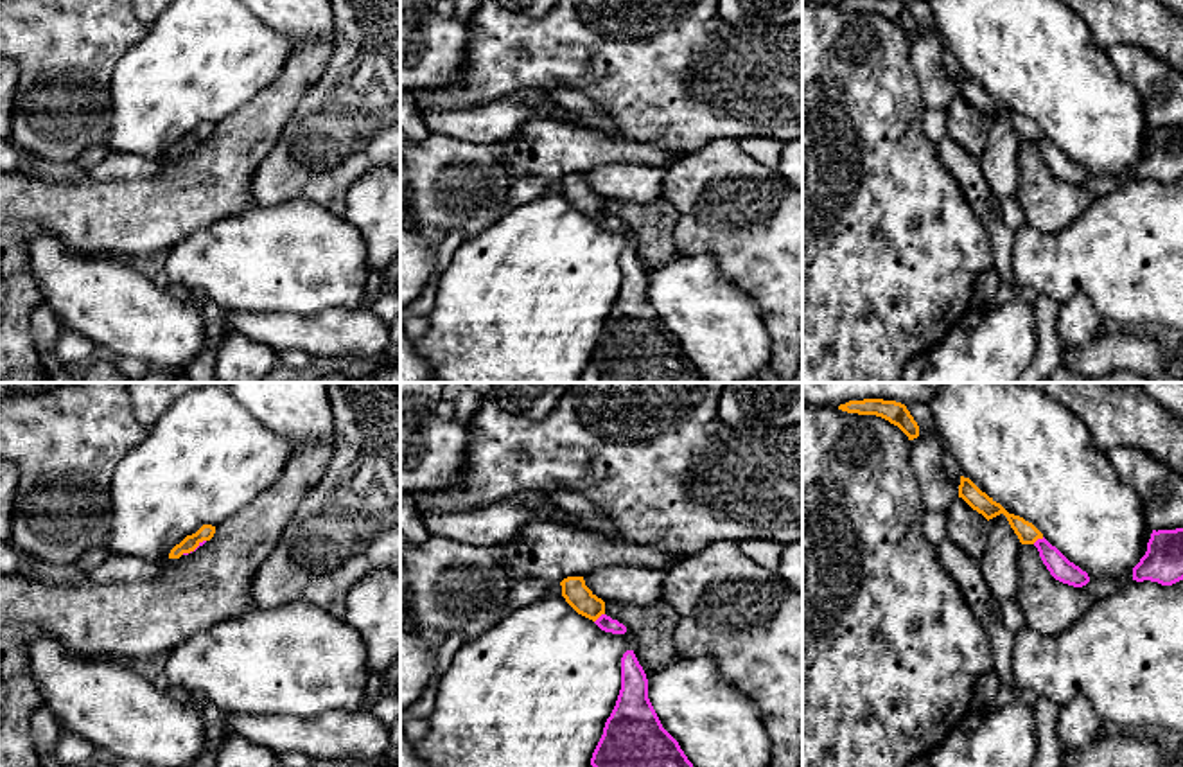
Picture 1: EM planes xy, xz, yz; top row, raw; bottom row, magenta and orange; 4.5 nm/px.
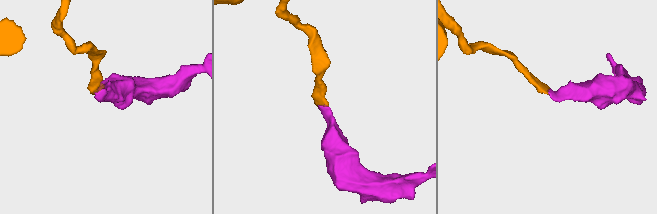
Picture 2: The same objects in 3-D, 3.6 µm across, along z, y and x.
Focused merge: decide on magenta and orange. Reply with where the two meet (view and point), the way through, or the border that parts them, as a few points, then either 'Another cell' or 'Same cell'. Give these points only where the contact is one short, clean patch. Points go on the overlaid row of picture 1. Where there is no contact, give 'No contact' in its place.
Touches magenta at xz (598, 618). Path across: xz (604, 622), (598, 618), (575, 591). Same cell

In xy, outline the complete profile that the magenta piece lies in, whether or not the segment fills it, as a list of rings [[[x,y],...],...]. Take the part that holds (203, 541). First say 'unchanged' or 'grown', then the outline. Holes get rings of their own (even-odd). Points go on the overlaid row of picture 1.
grown; [[[203,525],[196,533],[187,535],[180,544],[176,544],[169,559],[180,559],[181,555],[188,555],[196,551],[199,546],[203,546],[206,541],[210,541],[215,533],[215,526]]]

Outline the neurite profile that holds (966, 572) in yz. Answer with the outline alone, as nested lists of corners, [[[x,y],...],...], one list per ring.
[[[944,537],[935,548],[941,566],[962,591],[971,613],[989,638],[993,670],[996,672],[1000,684],[1018,697],[1025,697],[1012,681],[1011,661],[1014,654],[1014,632],[1011,632],[1003,622],[1002,604],[993,596],[980,560],[968,555],[950,537]]]

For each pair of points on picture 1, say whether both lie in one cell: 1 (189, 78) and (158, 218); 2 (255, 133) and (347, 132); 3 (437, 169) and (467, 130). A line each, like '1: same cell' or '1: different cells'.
1: different cells
2: different cells
3: different cells

